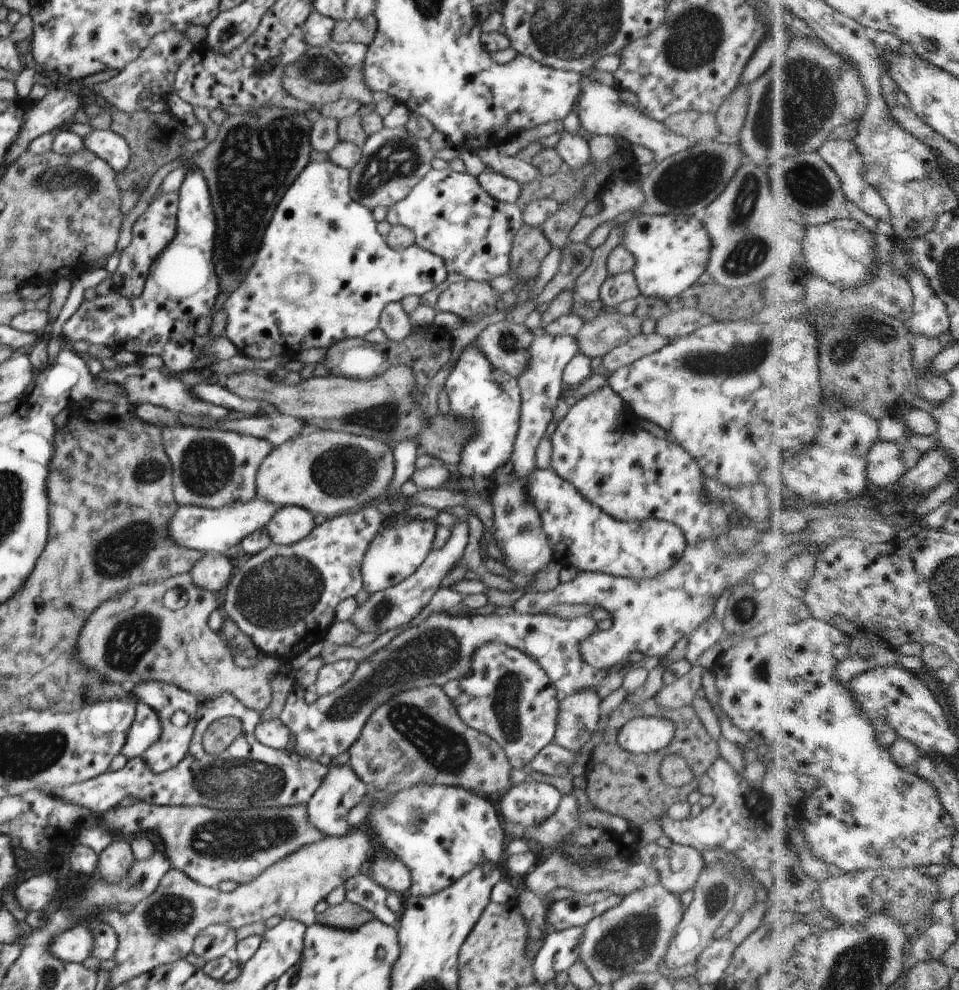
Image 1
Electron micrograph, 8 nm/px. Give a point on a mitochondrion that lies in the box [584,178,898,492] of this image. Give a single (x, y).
(750, 351)

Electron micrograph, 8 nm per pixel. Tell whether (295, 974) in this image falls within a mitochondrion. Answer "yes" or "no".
no

